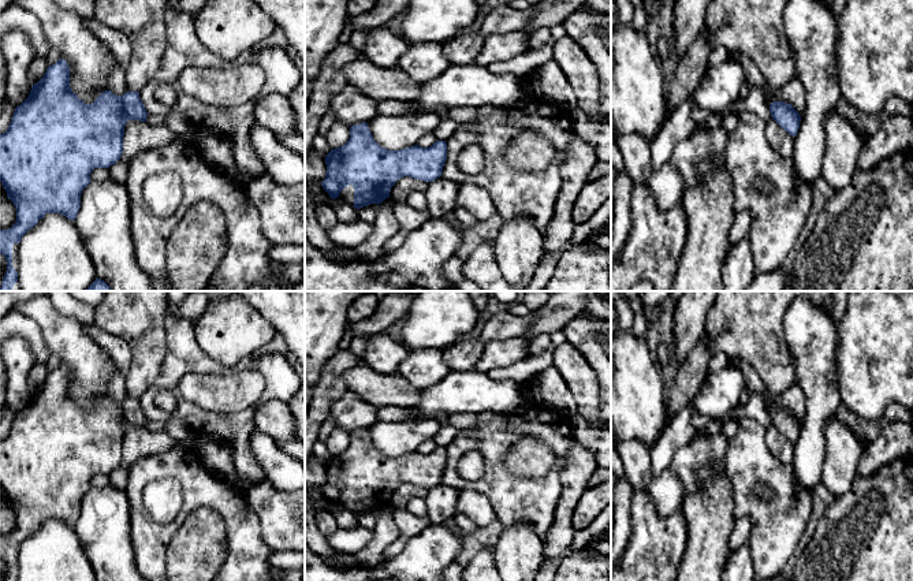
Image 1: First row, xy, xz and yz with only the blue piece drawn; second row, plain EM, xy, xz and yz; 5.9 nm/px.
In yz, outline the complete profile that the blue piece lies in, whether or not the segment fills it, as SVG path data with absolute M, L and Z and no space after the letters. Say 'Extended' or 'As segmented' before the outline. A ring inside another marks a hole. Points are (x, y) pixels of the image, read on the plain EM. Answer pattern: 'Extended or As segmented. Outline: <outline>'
As segmented. Outline: M774 407L769 410L772 425L790 442L795 443L800 435L801 422L791 413L783 407Z

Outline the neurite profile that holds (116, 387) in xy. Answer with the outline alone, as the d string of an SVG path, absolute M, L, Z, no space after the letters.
M113 362L115 372L108 383L108 396L116 402L123 402L128 398L126 391L126 377L122 375L116 364Z

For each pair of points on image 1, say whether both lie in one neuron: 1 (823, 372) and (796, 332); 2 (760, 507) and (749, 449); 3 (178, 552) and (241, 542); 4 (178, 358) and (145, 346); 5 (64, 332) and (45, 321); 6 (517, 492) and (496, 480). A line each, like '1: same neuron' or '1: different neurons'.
1: same neuron
2: same neuron
3: different neurons
4: different neurons
5: same neuron
6: same neuron

